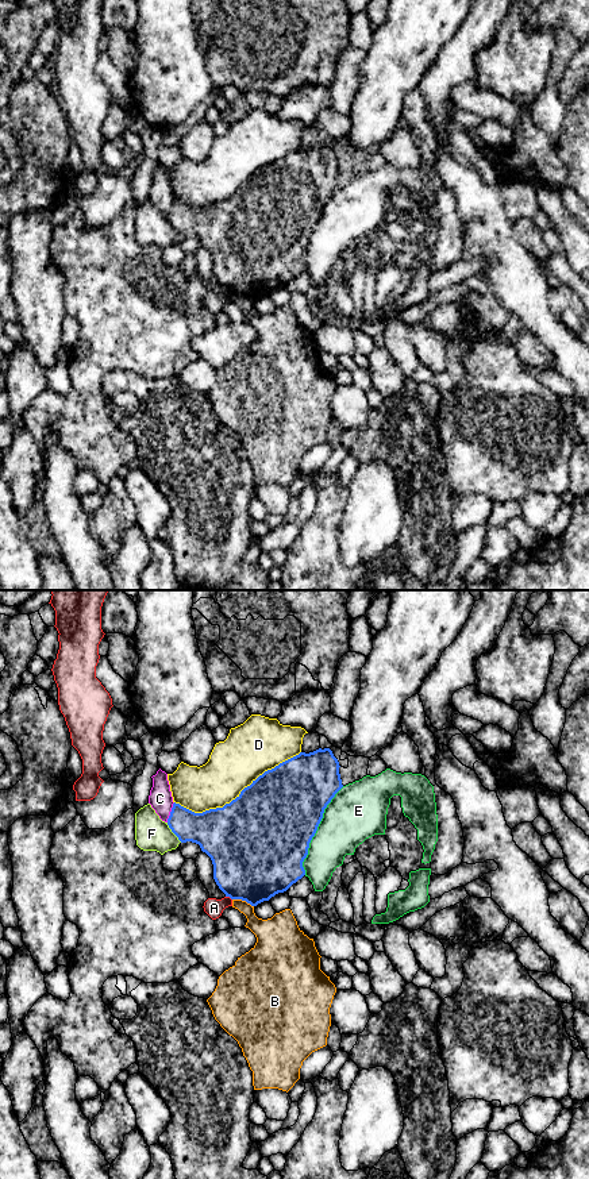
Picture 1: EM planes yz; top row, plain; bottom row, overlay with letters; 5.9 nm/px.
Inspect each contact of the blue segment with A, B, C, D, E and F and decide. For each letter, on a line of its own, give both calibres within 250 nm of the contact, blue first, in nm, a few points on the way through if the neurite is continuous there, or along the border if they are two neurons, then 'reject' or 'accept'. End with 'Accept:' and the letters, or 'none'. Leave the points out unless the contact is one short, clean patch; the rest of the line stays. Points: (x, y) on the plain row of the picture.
A: 480 nm thick on the blue side, 110 nm on the other; reject
B: 480 nm thick on the blue side, 170 nm on the other; border along yz (233, 293), (241, 293), (253, 301); reject
C: 220 nm thick on the blue side, 140 nm on the other; reject
D: 500 nm thick on the blue side, 300 nm on the other; reject
E: 480 nm thick on the blue side, 320 nm on the other; reject
F: 240 nm thick on the blue side, 200 nm on the other; reject
Accept: none

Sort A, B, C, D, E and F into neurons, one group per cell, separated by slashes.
A / B / C / D / E / F

